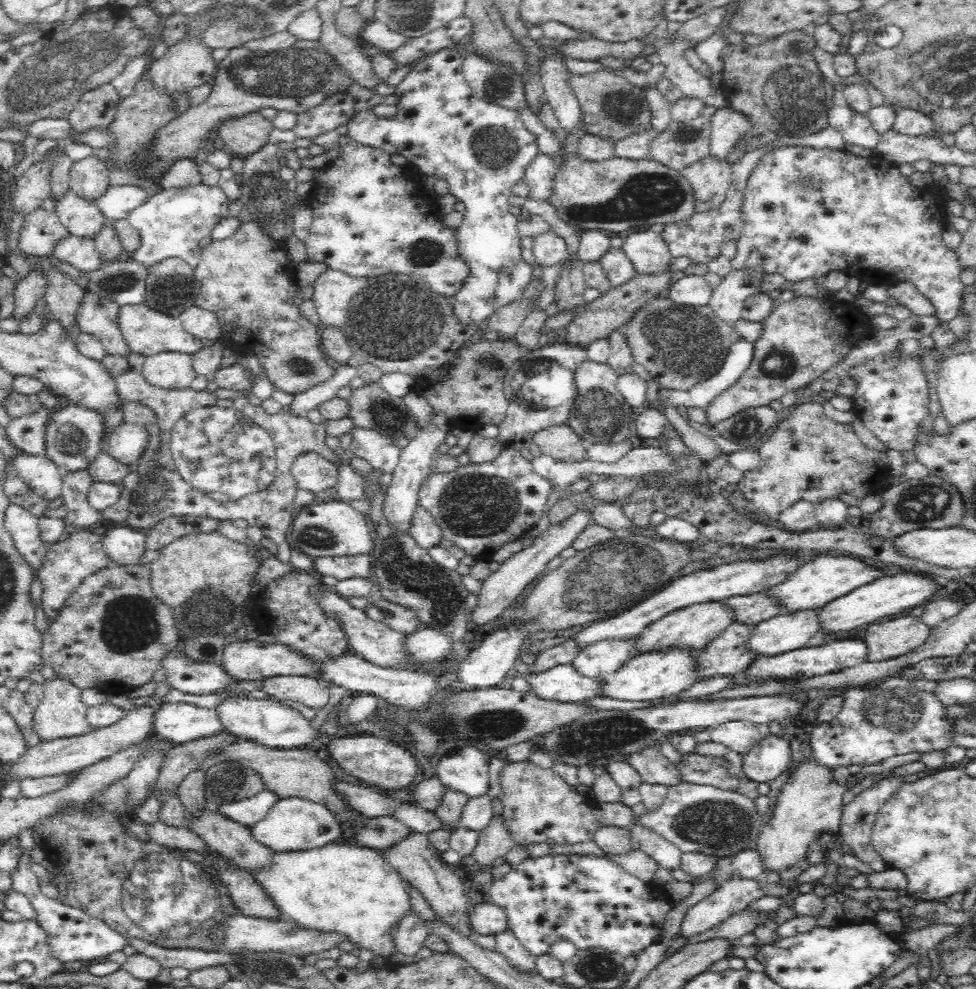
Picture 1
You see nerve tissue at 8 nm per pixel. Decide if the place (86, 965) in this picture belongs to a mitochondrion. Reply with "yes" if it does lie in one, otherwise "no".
no

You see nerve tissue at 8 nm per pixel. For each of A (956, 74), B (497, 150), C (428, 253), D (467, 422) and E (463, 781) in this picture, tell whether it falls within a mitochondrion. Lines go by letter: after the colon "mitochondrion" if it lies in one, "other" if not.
A: mitochondrion
B: mitochondrion
C: mitochondrion
D: other
E: other

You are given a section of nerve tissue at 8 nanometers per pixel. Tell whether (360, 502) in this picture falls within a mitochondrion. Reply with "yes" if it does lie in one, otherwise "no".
no

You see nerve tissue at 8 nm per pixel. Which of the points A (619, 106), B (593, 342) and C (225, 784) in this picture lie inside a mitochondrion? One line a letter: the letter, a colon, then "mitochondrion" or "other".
A: mitochondrion
B: other
C: mitochondrion

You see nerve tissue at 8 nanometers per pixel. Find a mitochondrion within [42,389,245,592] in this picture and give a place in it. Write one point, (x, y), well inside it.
(71, 442)

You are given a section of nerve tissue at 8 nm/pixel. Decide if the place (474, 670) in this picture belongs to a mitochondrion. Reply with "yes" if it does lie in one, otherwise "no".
no

